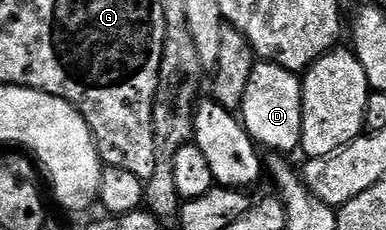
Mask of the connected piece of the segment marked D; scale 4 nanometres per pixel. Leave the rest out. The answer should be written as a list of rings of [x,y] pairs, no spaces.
[[[271,61],[257,62],[246,87],[243,111],[244,128],[261,148],[270,147],[274,153],[297,150],[304,136],[304,84],[301,76]]]

